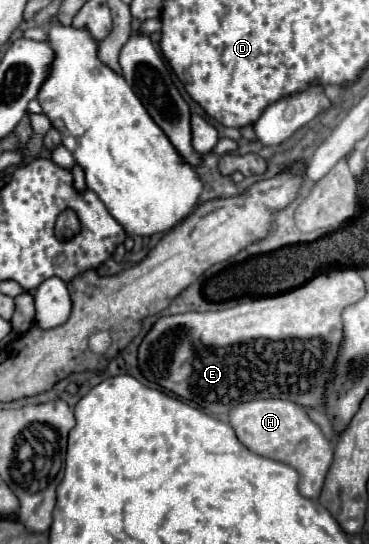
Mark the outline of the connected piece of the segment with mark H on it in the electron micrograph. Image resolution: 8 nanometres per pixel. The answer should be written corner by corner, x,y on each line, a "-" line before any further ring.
273,398
243,402
229,412
229,424
233,426
241,444
247,446
251,452
293,466
301,476
299,492
305,498
319,498
327,470
333,460
333,446
301,406

